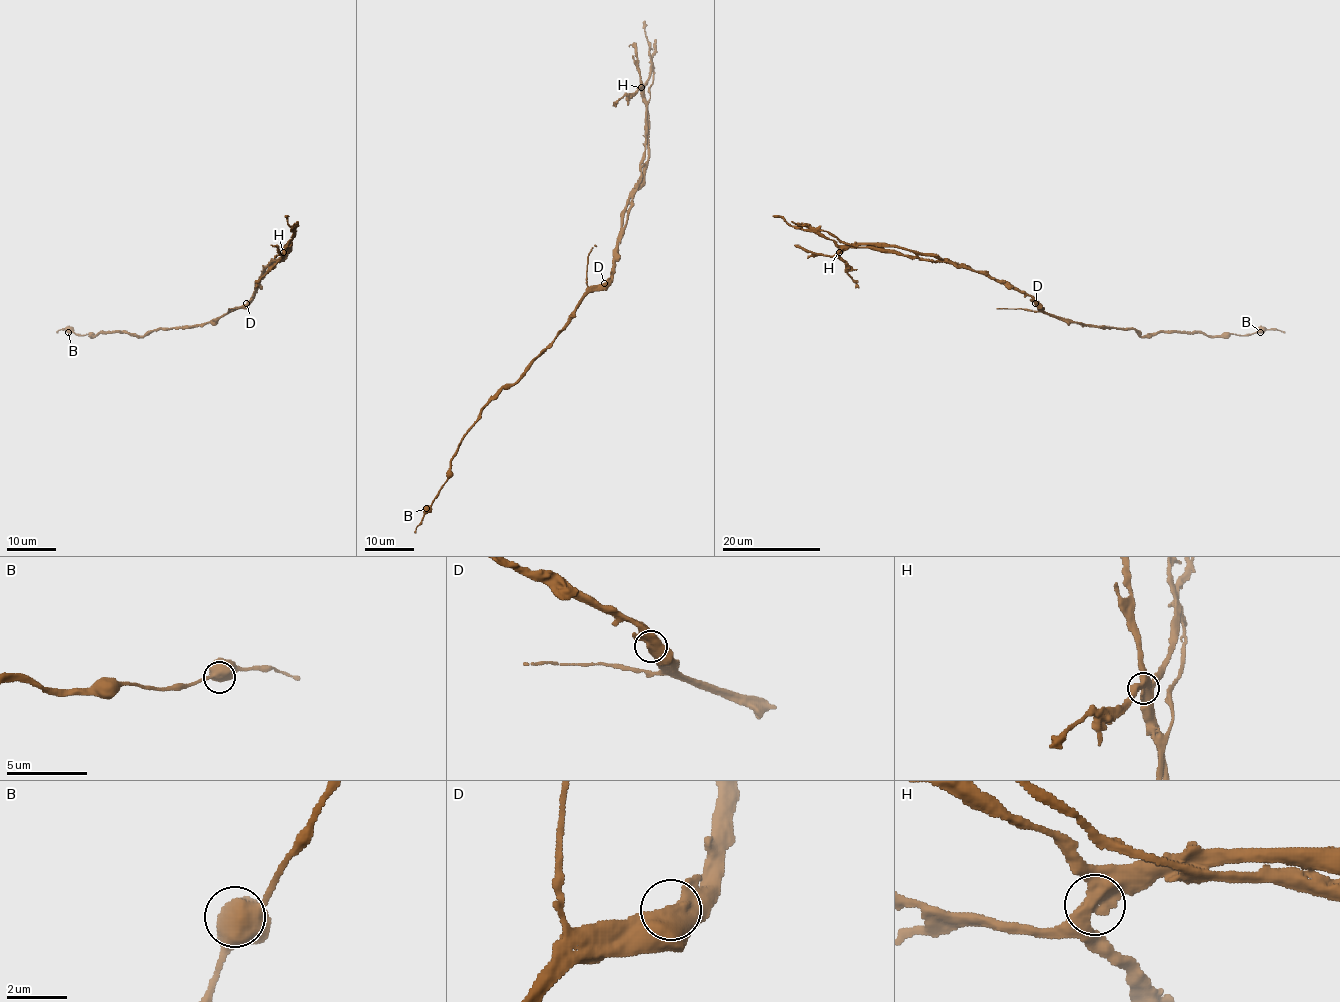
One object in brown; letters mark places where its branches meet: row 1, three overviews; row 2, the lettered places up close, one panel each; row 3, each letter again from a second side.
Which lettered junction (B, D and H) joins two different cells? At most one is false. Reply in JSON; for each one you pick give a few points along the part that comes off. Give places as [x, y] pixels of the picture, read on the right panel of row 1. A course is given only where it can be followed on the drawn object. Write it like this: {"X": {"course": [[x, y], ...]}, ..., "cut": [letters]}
{"D": {"course": [[1035, 303], [1031, 297], [983, 274], [945, 261], [854, 248], [826, 231], [799, 226], [791, 221]]}, "cut": ["D"]}

